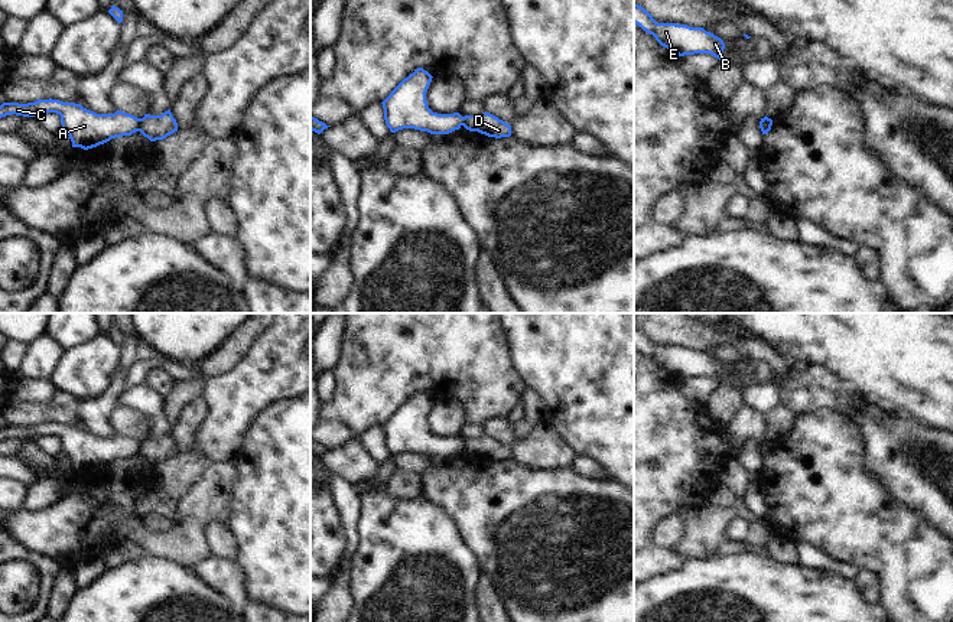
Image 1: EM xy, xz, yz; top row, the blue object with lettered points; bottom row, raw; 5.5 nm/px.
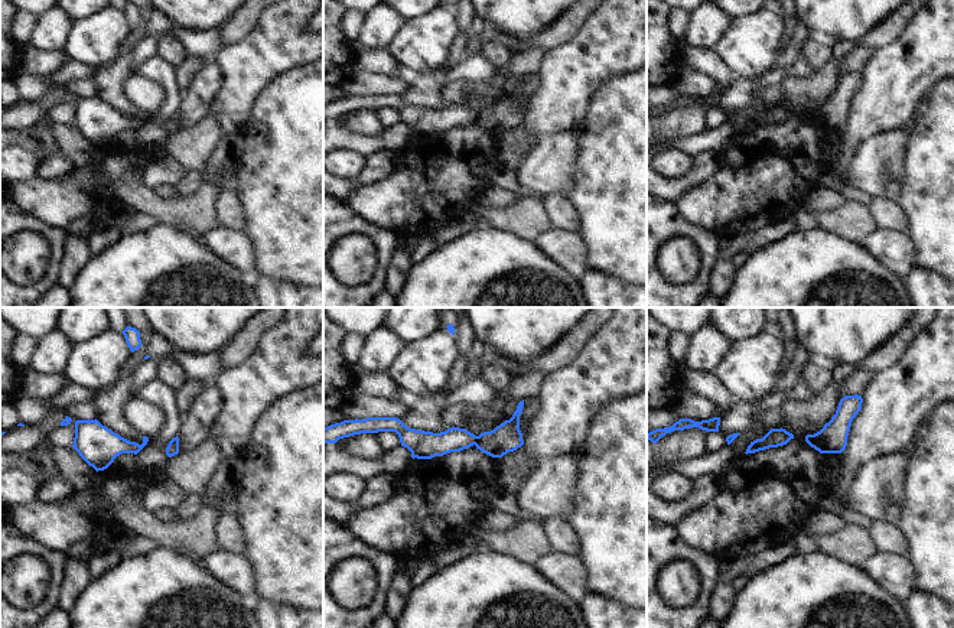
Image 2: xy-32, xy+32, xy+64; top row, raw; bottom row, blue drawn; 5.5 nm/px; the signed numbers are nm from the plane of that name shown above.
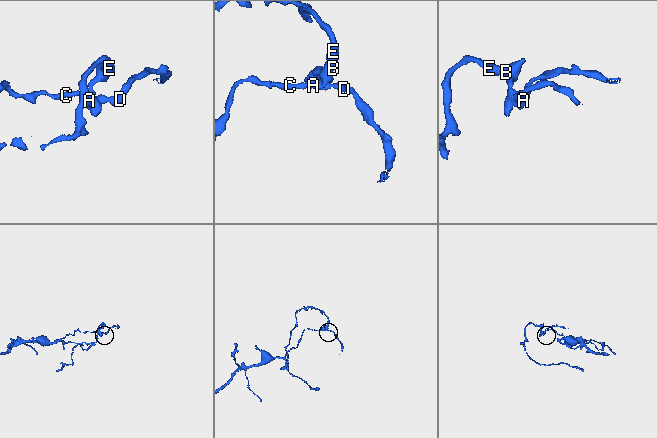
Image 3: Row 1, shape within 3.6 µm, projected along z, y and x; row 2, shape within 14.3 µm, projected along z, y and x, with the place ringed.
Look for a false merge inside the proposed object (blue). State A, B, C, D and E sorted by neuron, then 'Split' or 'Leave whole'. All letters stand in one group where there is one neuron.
Groups: A B C E / D. Split.

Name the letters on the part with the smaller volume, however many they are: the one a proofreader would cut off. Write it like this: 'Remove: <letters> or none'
Remove: D

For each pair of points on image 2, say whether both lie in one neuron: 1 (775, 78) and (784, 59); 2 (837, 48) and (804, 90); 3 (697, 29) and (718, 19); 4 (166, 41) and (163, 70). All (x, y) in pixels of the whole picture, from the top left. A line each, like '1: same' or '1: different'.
1: different
2: same
3: same
4: different

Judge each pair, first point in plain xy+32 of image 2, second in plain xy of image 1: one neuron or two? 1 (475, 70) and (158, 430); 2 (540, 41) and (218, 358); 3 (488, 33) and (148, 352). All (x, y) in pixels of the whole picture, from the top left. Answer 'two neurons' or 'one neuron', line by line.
1: one neuron
2: one neuron
3: two neurons

